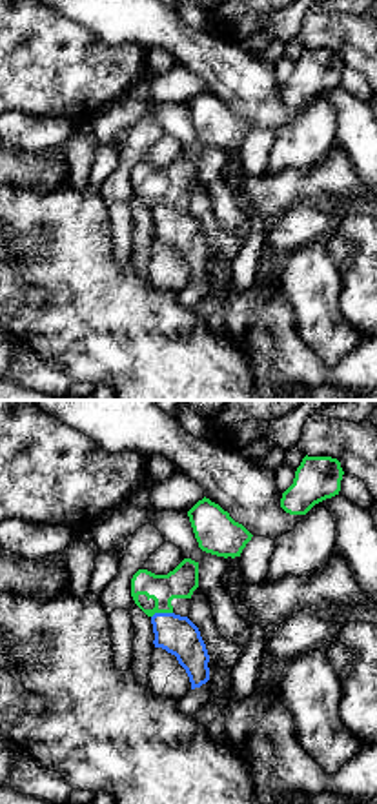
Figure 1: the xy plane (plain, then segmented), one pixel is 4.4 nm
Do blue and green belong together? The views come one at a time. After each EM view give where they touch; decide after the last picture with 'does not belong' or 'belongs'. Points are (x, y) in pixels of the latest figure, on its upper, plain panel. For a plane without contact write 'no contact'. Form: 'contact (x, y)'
contact (161, 206)

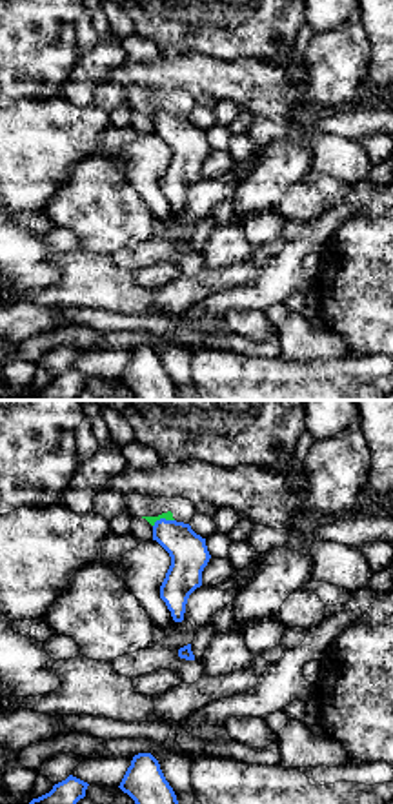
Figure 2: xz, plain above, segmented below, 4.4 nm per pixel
contact (162, 111)

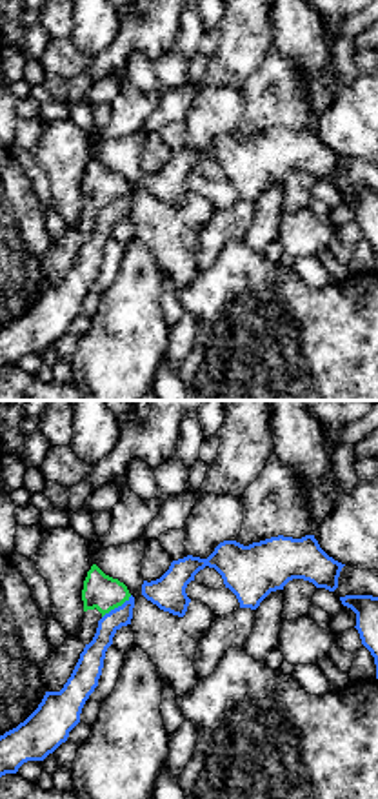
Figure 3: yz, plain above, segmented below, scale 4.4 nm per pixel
contact (119, 199)

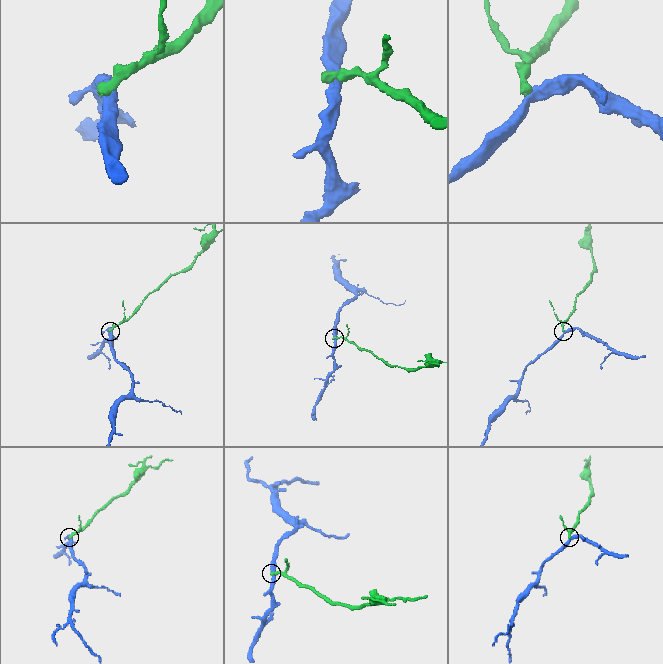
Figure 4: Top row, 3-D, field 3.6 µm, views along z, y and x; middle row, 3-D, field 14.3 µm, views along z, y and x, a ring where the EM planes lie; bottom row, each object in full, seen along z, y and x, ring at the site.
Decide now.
does not belong

